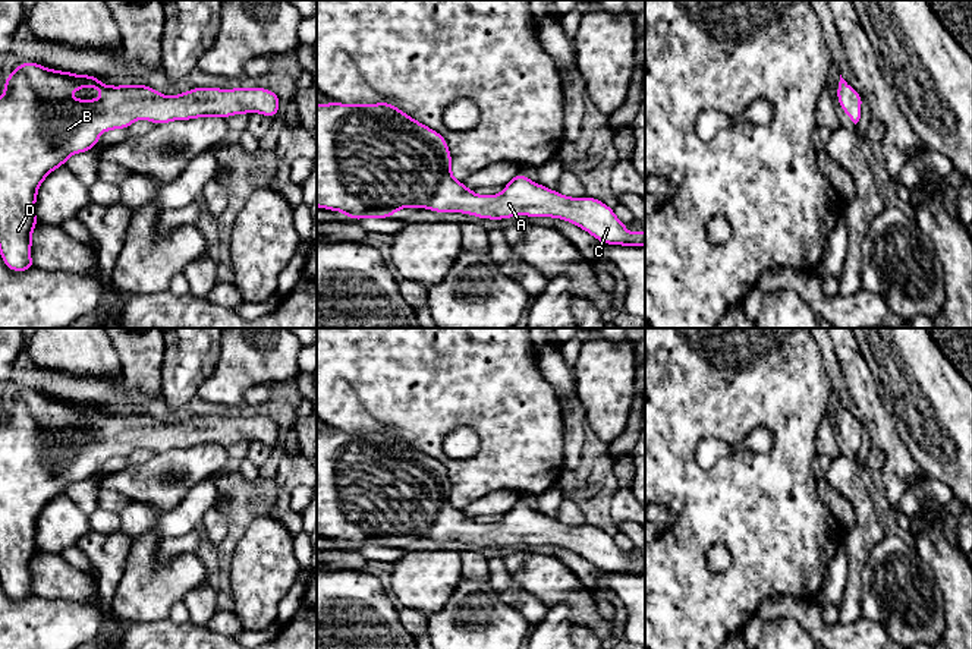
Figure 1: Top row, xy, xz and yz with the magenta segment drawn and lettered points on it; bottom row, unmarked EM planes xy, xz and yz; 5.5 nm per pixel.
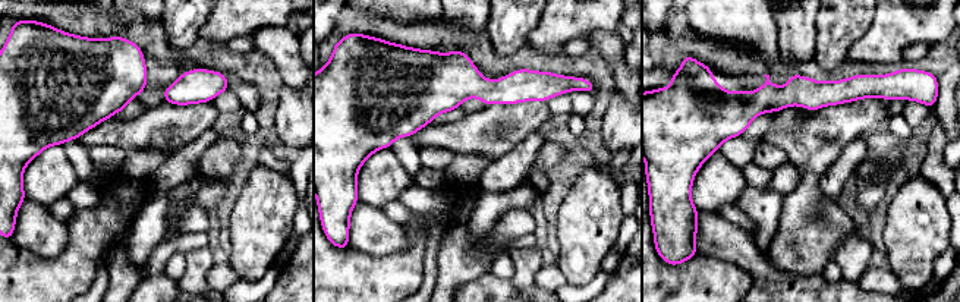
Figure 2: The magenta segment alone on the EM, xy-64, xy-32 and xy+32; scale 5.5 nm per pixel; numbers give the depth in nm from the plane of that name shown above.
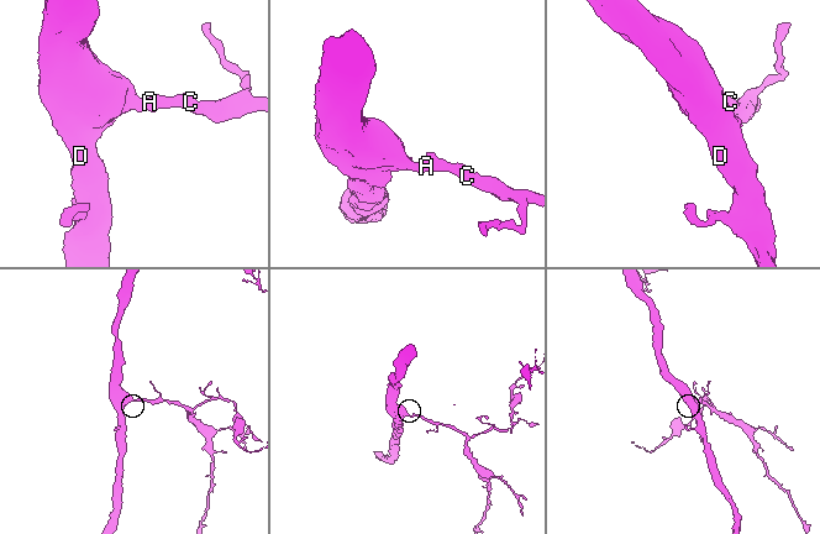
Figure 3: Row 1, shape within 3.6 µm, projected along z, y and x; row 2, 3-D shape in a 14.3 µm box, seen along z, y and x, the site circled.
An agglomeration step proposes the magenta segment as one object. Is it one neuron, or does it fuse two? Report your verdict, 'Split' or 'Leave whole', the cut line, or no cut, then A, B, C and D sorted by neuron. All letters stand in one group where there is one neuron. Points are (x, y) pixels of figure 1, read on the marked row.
Leave whole. No split. Groups: A B C D

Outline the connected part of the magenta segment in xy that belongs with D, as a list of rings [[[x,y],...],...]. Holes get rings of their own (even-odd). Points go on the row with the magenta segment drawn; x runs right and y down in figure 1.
[[[32,62],[16,66],[0,86],[6,89],[0,97],[0,256],[16,272],[35,270],[31,246],[32,230],[40,223],[35,217],[40,185],[70,155],[92,149],[103,130],[128,129],[139,119],[148,119],[155,126],[198,117],[226,119],[239,113],[261,113],[273,119],[280,110],[279,95],[265,88],[192,88],[166,97],[148,85],[104,85],[92,75],[53,70]],[[82,86],[97,88],[103,97],[72,100],[65,95]]]

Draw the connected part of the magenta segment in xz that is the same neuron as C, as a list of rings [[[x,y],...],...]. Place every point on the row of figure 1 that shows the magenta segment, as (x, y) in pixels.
[[[390,103],[377,104],[317,104],[317,207],[345,212],[350,220],[389,218],[400,208],[428,208],[435,212],[463,212],[478,218],[503,220],[516,215],[551,217],[569,221],[605,245],[645,246],[645,230],[627,233],[613,208],[585,196],[569,198],[534,183],[518,173],[498,195],[479,196],[452,176],[452,154],[441,133],[416,122]]]

